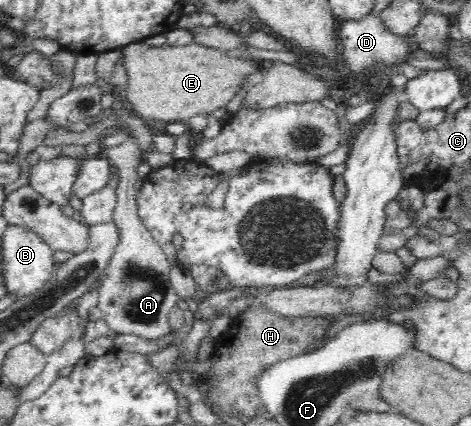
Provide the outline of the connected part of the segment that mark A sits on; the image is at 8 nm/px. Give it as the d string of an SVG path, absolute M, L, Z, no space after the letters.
M128 133L127 142L109 149L103 149L101 158L106 159L117 170L120 181L116 189L116 205L113 220L121 231L121 240L107 266L106 277L98 288L98 307L102 320L111 331L121 335L136 335L146 340L158 340L171 333L168 316L180 295L173 283L170 272L178 268L176 255L167 258L159 241L145 227L137 208L137 166L144 160L141 155L139 139Z

